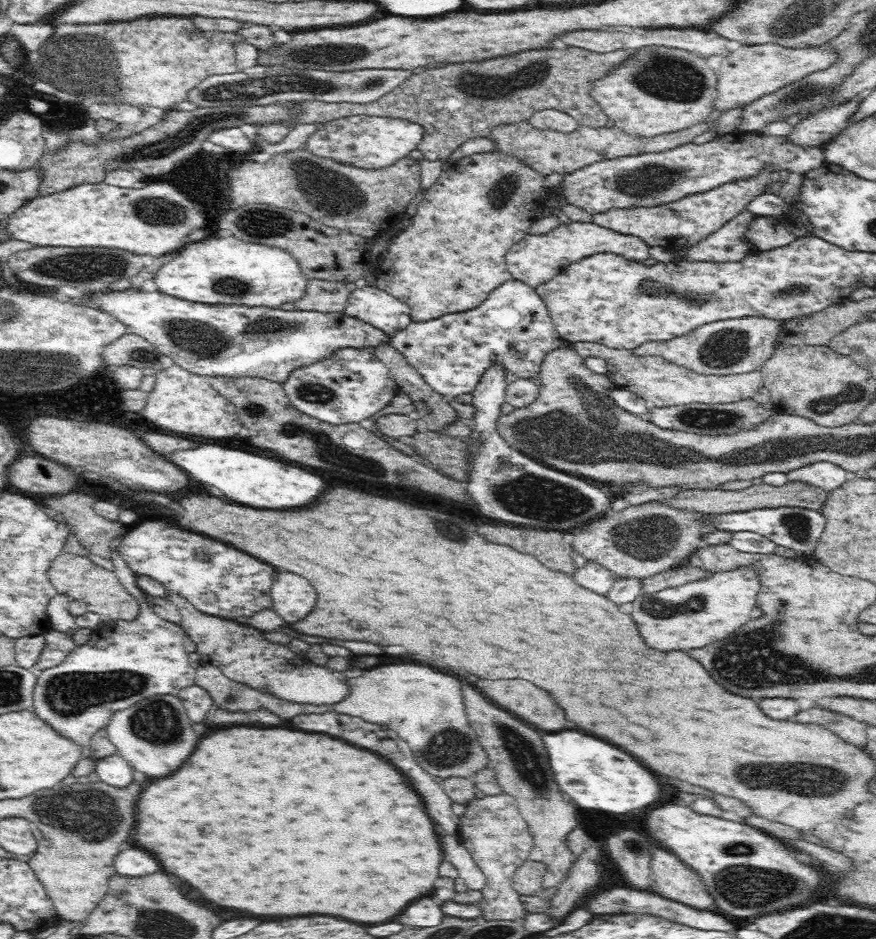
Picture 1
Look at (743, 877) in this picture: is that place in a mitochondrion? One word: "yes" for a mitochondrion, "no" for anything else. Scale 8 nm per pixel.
yes

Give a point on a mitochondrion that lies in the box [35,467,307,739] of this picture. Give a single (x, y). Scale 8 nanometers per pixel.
(67, 695)

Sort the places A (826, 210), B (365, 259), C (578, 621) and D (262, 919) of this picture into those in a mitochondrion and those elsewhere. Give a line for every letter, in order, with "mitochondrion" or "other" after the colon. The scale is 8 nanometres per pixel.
A: other
B: other
C: other
D: other

